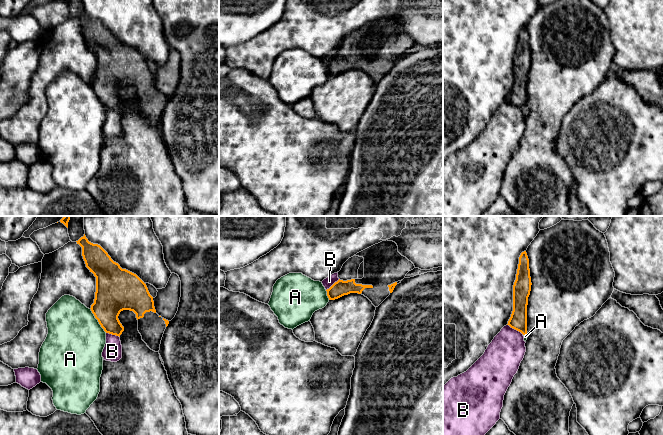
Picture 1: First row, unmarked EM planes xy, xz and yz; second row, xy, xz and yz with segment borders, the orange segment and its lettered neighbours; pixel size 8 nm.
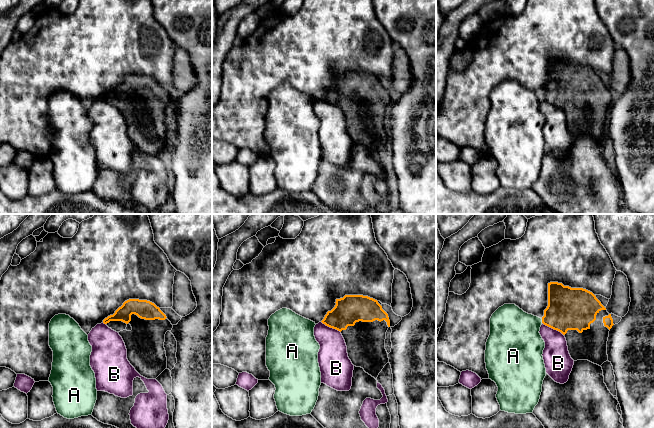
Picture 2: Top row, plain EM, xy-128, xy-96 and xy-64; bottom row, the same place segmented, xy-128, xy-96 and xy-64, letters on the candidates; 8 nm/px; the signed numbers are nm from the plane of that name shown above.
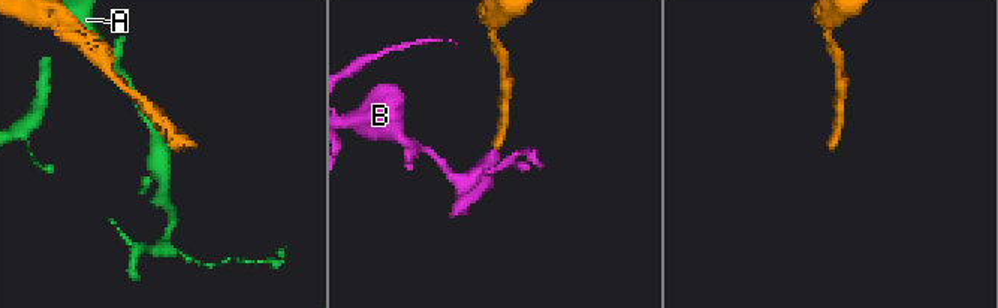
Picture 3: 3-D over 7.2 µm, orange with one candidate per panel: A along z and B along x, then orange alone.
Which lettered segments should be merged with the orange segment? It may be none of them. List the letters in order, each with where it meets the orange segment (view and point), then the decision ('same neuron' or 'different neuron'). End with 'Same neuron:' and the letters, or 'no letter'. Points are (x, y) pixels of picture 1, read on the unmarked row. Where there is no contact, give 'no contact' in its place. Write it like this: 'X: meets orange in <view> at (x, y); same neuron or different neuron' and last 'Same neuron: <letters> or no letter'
A: meets orange in xy at (97, 95); different neuron
B: meets orange in yz at (515, 105); different neuron
Same neuron: no letter

